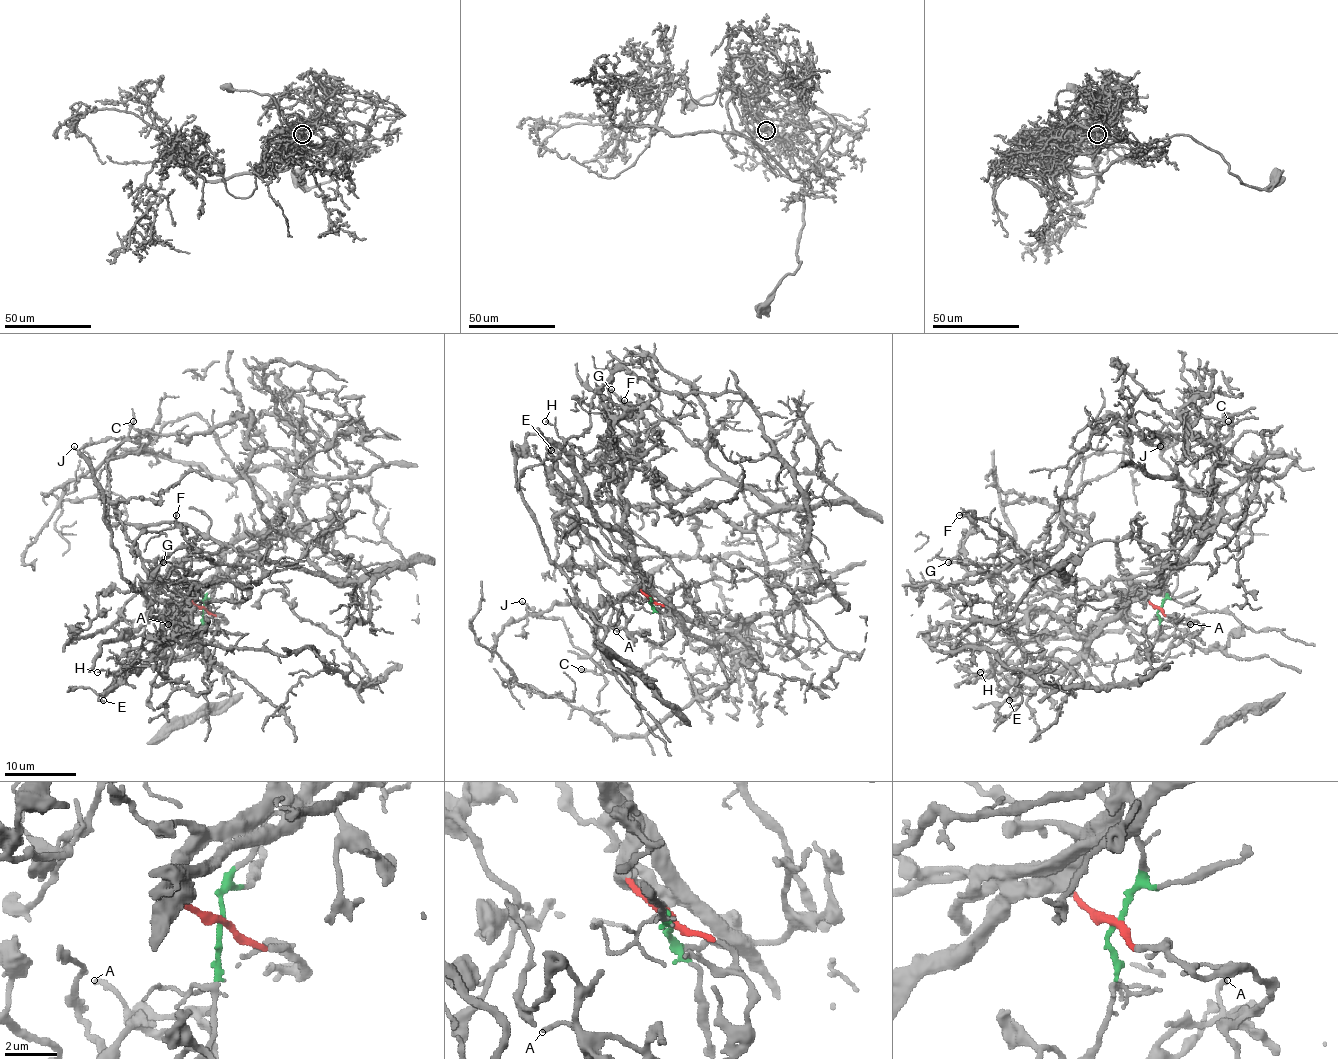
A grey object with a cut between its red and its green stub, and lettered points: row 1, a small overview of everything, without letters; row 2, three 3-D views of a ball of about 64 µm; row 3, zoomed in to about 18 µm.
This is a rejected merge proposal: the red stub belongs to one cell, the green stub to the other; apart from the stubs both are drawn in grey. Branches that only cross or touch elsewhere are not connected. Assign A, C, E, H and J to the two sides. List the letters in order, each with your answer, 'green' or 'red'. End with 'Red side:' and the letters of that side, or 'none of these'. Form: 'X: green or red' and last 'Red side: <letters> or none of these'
A: red
C: green
E: red
H: red
J: green
Red side: A, E, H

